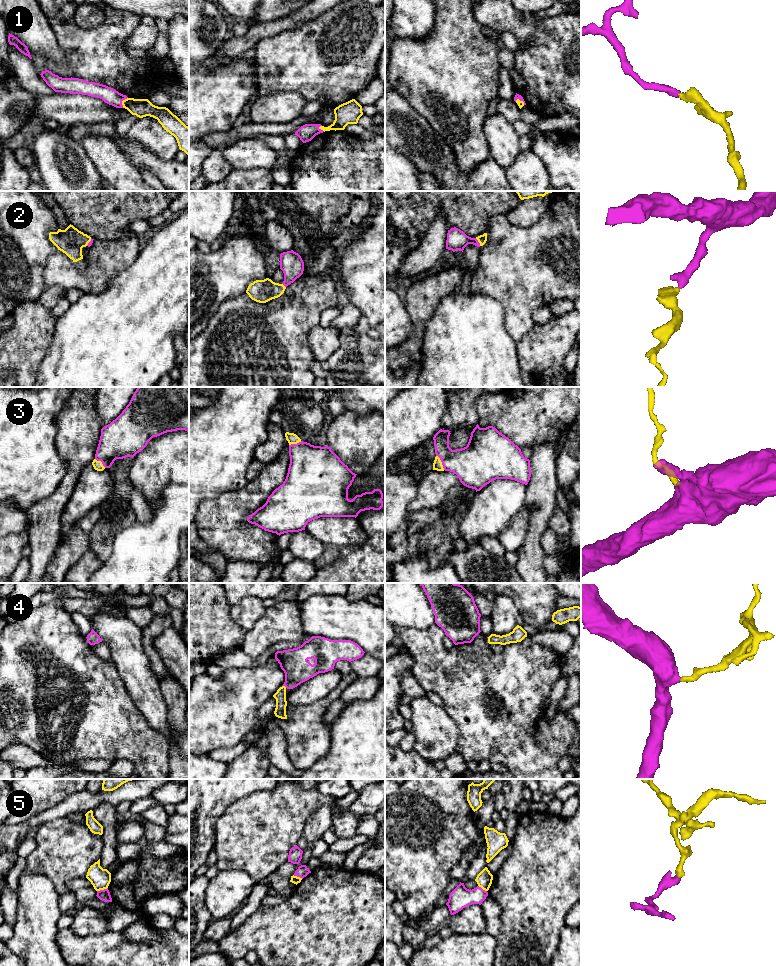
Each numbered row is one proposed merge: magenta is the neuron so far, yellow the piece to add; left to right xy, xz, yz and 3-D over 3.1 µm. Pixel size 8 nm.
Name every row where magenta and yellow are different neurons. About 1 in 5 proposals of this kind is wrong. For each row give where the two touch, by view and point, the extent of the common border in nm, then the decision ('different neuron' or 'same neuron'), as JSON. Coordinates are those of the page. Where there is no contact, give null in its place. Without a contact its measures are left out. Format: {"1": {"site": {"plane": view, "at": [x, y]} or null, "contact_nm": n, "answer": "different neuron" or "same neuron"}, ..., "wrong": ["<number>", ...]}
{"1": {"site": {"plane": "xy", "at": [121, 102]}, "contact_nm": 100, "answer": "same neuron"}, "2": {"site": {"plane": "yz", "at": [478, 242]}, "contact_nm": 80, "answer": "same neuron"}, "3": {"site": {"plane": "yz", "at": [441, 461]}, "contact_nm": 140, "answer": "same neuron"}, "4": {"site": {"plane": "xz", "at": [285, 686]}, "contact_nm": 40, "answer": "same neuron"}, "5": {"site": {"plane": "xy", "at": [102, 890]}, "contact_nm": 90, "answer": "different neuron"}, "wrong": ["5"]}

